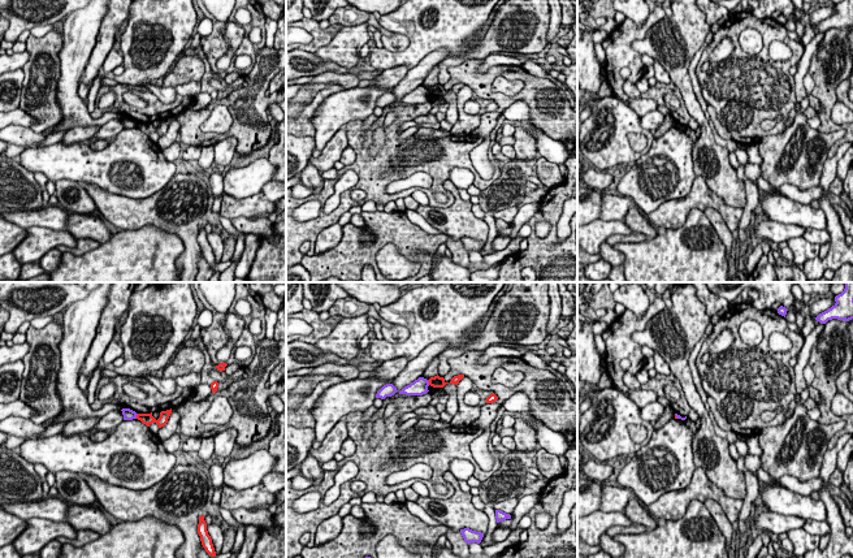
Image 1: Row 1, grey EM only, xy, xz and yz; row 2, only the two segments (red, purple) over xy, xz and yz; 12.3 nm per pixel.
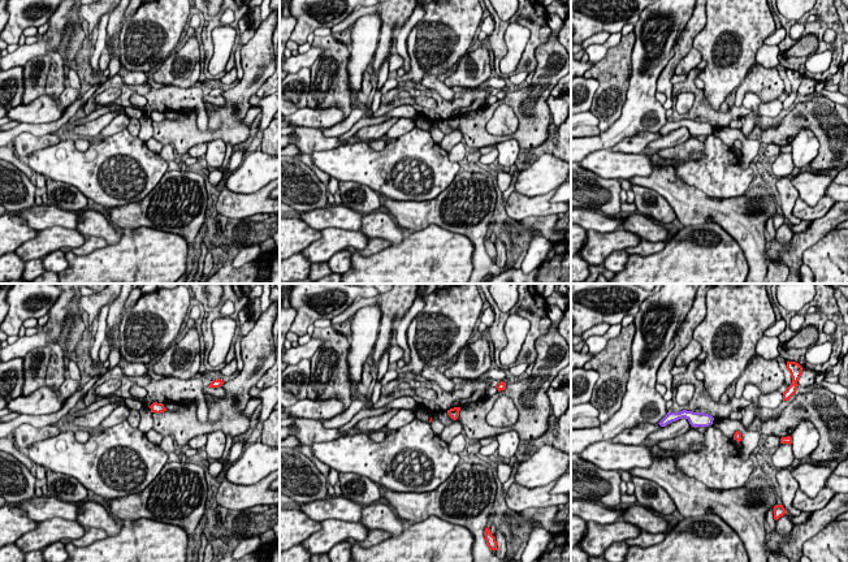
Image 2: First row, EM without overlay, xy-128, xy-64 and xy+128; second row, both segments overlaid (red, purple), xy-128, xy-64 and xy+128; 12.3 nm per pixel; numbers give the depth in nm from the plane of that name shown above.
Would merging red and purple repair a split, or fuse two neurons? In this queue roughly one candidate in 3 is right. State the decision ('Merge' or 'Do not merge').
Do not merge

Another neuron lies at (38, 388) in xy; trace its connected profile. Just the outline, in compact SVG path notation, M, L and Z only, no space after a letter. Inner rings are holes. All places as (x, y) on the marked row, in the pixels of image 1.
M52 321L44 328L30 326L25 334L30 349L22 358L25 368L18 399L36 411L30 420L42 425L61 411L56 385L62 324Z

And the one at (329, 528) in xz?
M334 515L325 519L316 531L315 546L322 545L335 538L342 531L342 516Z

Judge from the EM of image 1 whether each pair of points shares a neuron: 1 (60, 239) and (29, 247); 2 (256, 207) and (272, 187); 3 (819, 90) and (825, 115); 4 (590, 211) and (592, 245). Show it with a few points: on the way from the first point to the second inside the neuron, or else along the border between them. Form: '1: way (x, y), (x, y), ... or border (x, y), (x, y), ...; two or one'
1: way (52, 239), (40, 239), (37, 243); one
2: border (262, 191), (262, 195), (272, 203); two
3: way (826, 96), (826, 108); one
4: border (598, 217), (590, 223); two

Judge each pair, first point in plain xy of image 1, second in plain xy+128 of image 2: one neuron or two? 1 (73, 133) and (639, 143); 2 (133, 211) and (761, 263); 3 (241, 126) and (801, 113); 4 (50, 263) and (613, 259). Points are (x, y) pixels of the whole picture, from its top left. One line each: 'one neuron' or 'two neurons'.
1: one neuron
2: one neuron
3: one neuron
4: one neuron

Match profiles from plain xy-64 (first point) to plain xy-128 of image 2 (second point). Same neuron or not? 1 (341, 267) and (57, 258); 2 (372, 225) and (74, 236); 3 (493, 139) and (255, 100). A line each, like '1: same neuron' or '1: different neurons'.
1: same neuron
2: different neurons
3: different neurons

